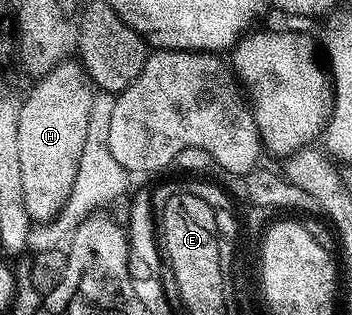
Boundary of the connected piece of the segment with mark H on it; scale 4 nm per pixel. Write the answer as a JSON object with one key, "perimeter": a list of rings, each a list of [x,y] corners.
{"perimeter":[[[74,59],[56,66],[50,73],[45,73],[35,85],[38,86],[26,98],[23,96],[18,106],[16,147],[20,147],[20,184],[24,186],[24,208],[28,210],[31,222],[47,223],[57,217],[68,203],[68,195],[72,195],[72,183],[76,183],[80,151],[84,151],[84,138],[88,132],[93,94],[85,70]]]}

